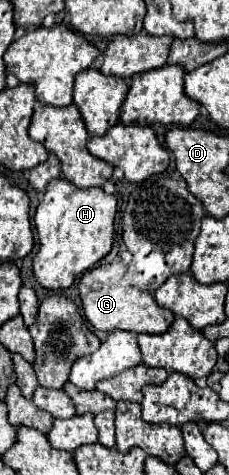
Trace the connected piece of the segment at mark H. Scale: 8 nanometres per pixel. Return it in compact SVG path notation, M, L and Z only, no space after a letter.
M54 179L44 191L44 197L34 213L34 225L40 239L40 249L34 257L34 277L44 289L68 289L74 279L92 269L100 259L104 259L112 249L112 237L114 237L114 217L116 217L116 197L106 195L100 187L92 189L78 189L66 179Z

